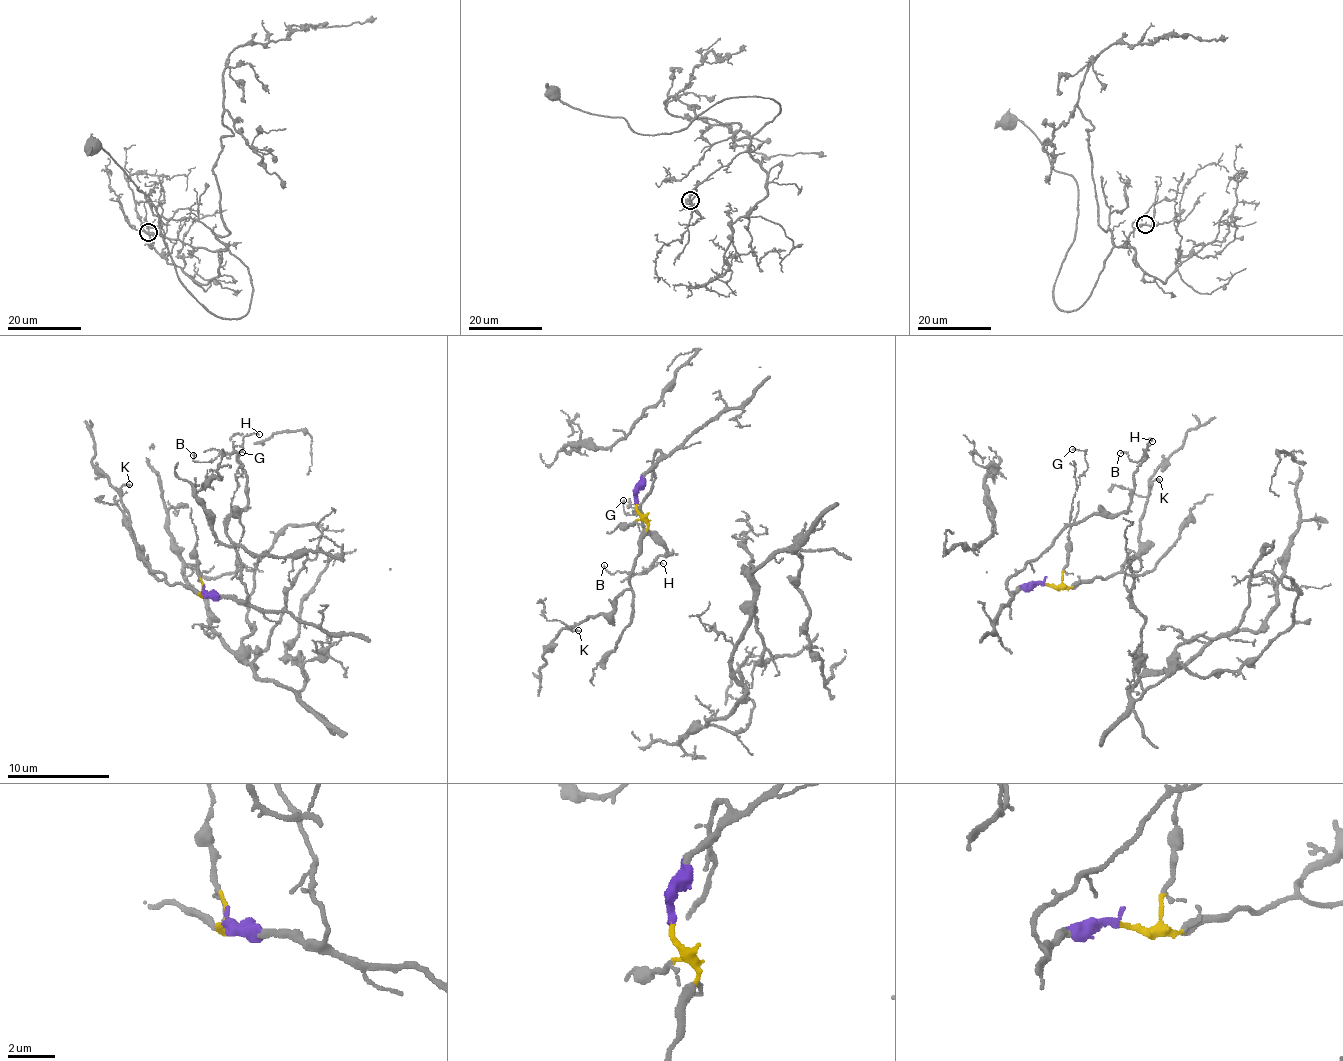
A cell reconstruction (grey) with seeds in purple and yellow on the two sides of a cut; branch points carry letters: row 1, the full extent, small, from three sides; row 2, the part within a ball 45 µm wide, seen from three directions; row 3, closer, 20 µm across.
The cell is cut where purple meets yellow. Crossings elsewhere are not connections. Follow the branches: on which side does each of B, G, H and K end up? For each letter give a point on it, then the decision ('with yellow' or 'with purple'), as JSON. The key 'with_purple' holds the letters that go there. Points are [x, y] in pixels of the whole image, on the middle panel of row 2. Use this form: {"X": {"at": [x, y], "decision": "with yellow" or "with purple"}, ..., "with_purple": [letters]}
{"B": {"at": [604, 565], "decision": "with purple"}, "G": {"at": [623, 500], "decision": "with purple"}, "H": {"at": [663, 563], "decision": "with purple"}, "K": {"at": [578, 630], "decision": "with yellow"}, "with_purple": ["B", "G", "H"]}

